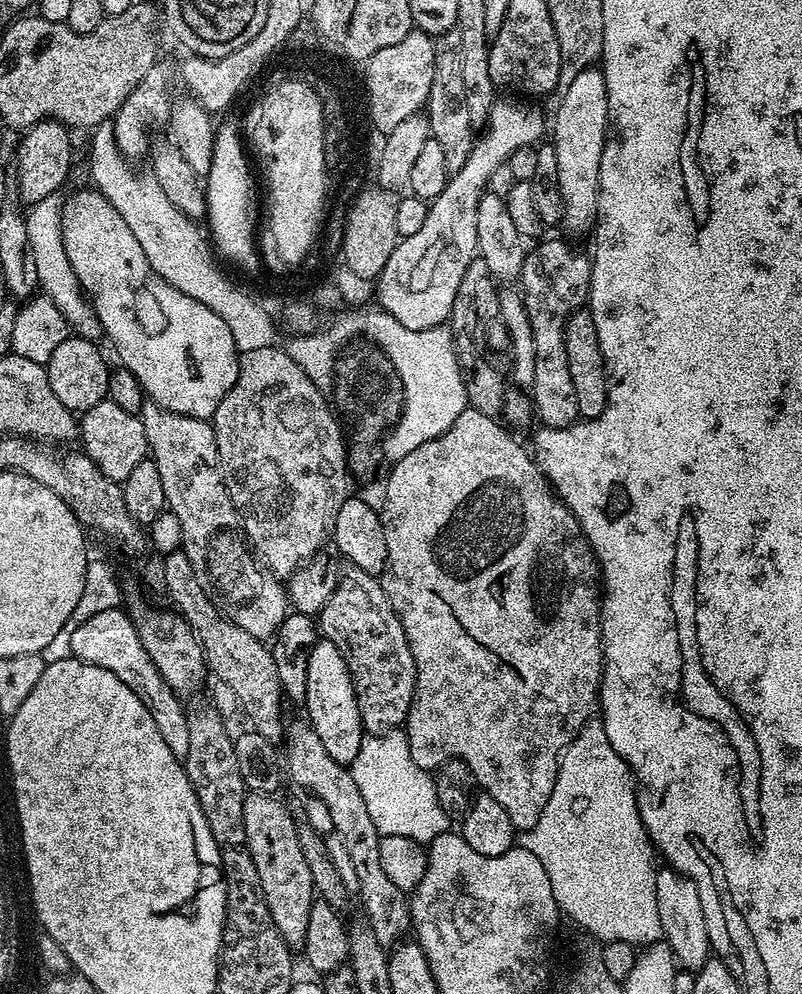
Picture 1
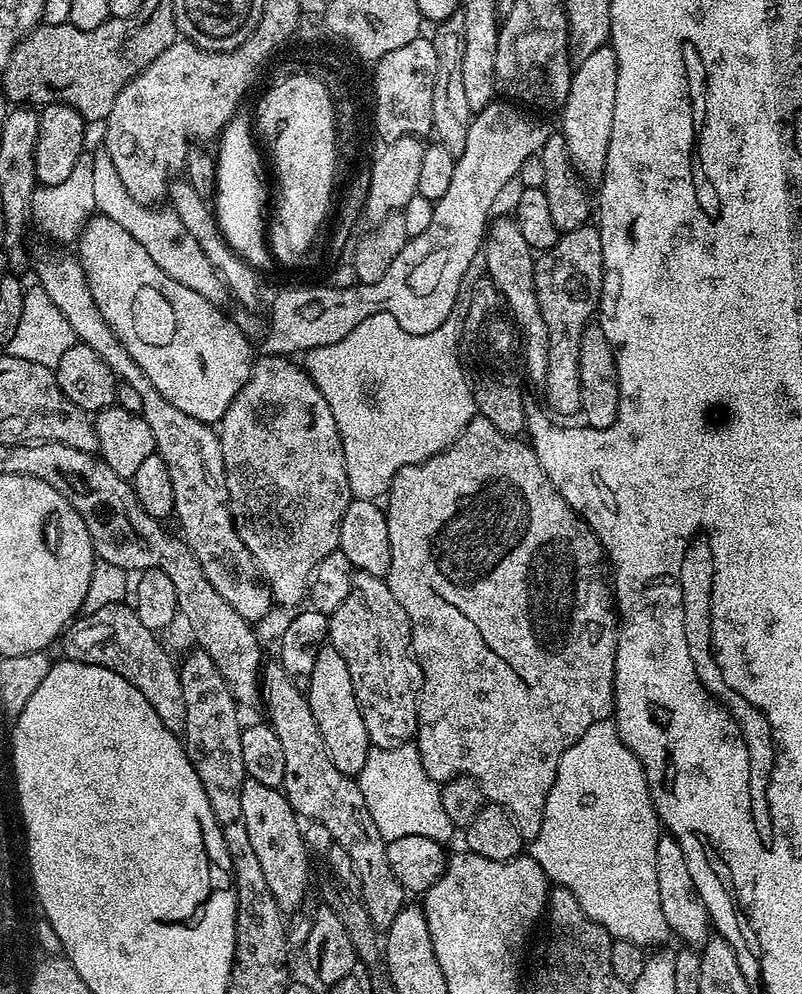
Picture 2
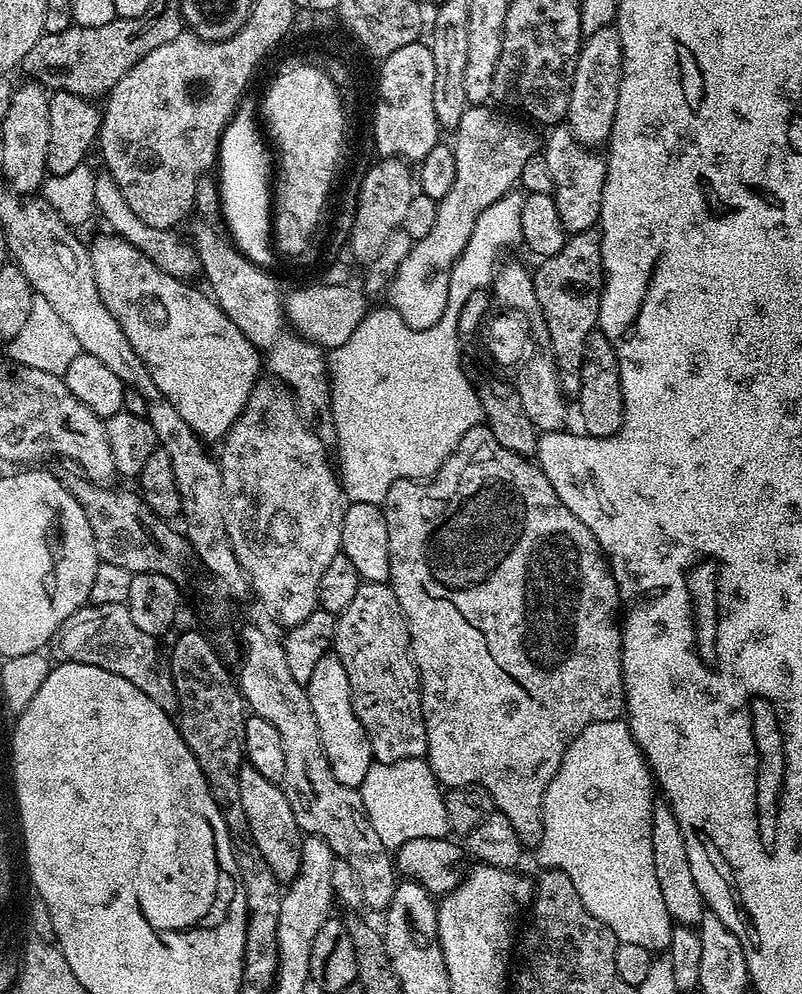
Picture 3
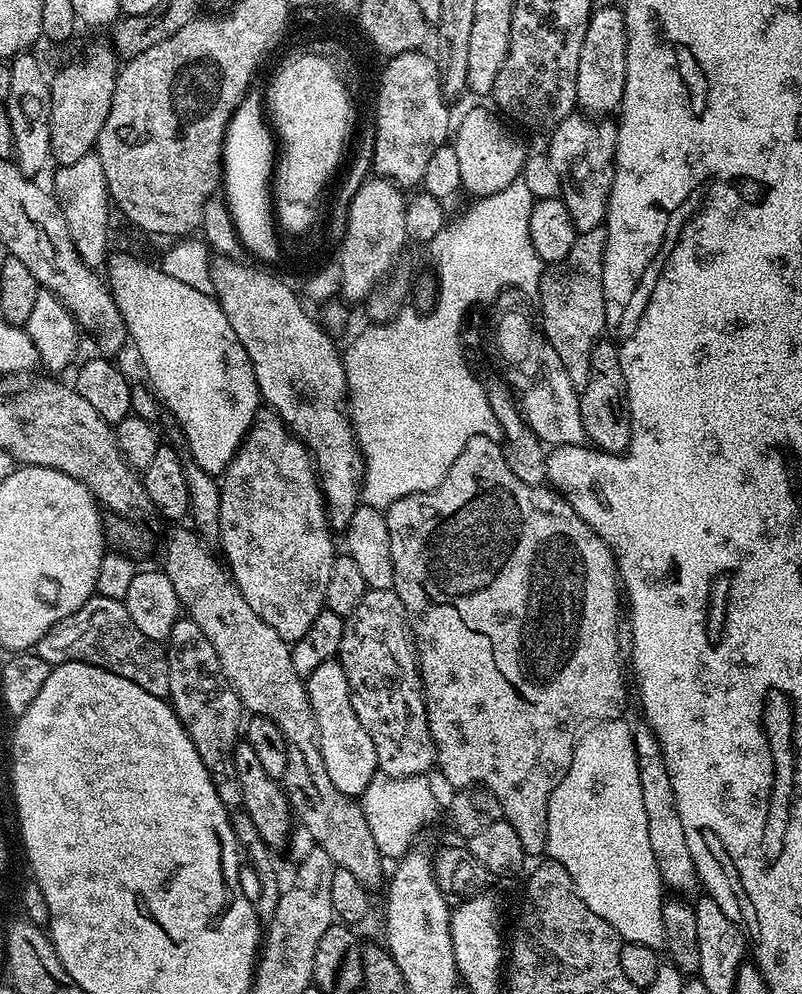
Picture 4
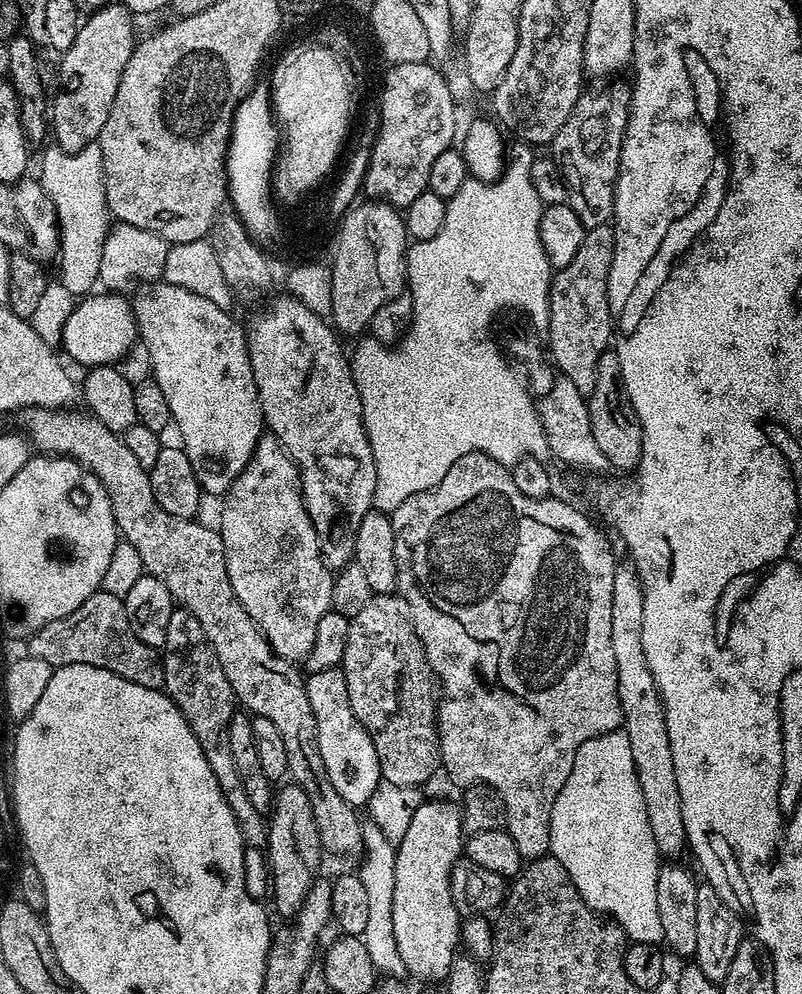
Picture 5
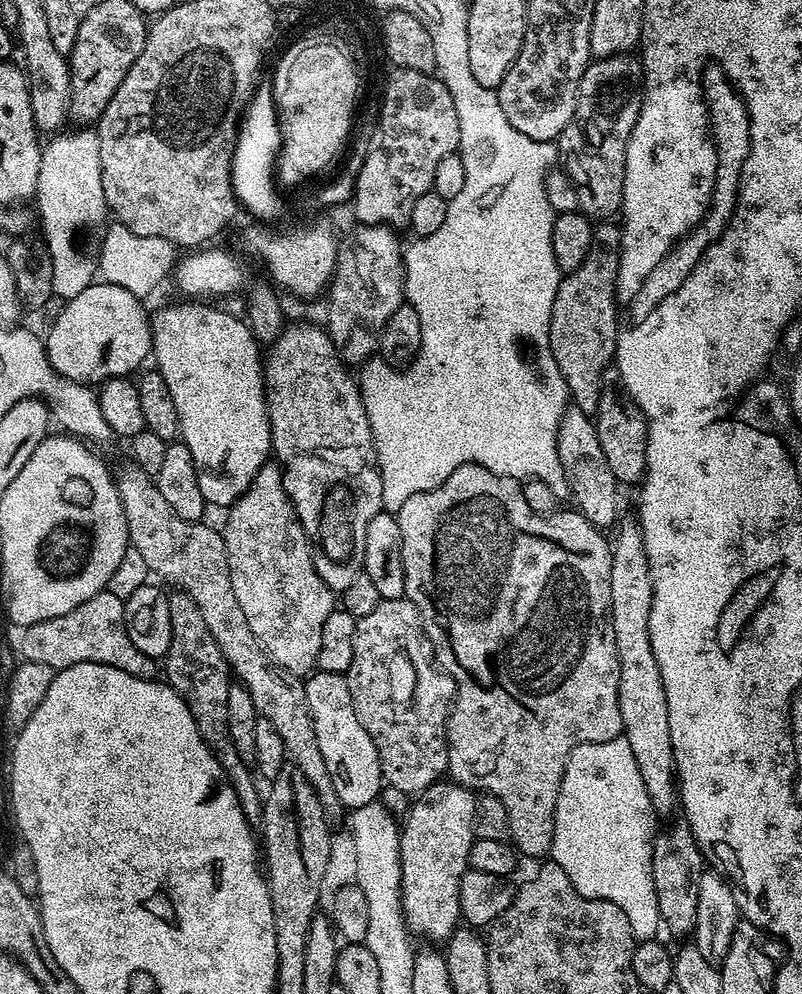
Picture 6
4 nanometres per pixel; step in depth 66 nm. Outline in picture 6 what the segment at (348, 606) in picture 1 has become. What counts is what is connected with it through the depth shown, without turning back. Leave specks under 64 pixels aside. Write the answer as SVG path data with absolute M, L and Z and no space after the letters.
M406 598L403 600L381 600L378 606L374 606L374 610L370 610L370 614L357 619L356 629L354 630L354 658L350 662L346 675L350 686L350 698L354 702L354 714L358 714L358 722L362 722L362 726L366 726L366 734L370 734L370 738L378 750L380 775L383 783L389 789L405 794L411 794L411 792L423 794L427 792L428 787L437 783L448 771L448 713L451 712L452 701L456 698L456 683L437 664L436 653L432 650L432 643L426 634L422 618L409 600Z

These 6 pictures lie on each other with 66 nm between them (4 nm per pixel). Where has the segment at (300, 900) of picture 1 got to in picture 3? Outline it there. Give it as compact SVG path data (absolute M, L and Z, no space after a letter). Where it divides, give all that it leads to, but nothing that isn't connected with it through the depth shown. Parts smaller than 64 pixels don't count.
M245 762L238 770L238 791L242 793L242 810L246 810L247 835L252 844L262 850L262 858L266 858L266 866L270 866L274 878L291 882L298 874L298 866L302 866L302 833L283 787Z

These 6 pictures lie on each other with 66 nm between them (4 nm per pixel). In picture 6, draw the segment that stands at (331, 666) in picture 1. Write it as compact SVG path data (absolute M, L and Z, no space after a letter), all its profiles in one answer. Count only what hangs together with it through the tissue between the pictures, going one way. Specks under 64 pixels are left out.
M316 670L304 680L304 689L310 718L314 722L314 734L318 738L318 750L322 750L322 758L326 761L326 770L330 774L330 782L334 786L337 801L341 805L344 803L345 809L348 810L373 803L382 792L380 759L370 734L366 734L366 726L362 726L362 722L358 722L358 714L354 714L354 702L350 698L347 675L343 672Z

